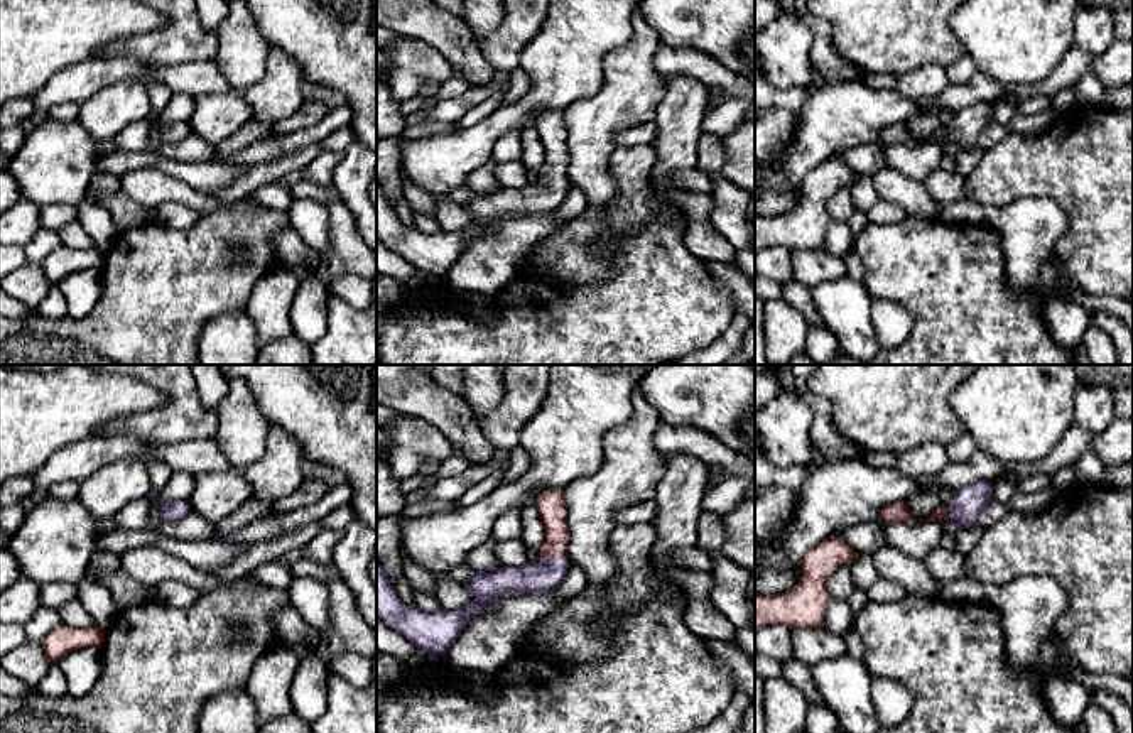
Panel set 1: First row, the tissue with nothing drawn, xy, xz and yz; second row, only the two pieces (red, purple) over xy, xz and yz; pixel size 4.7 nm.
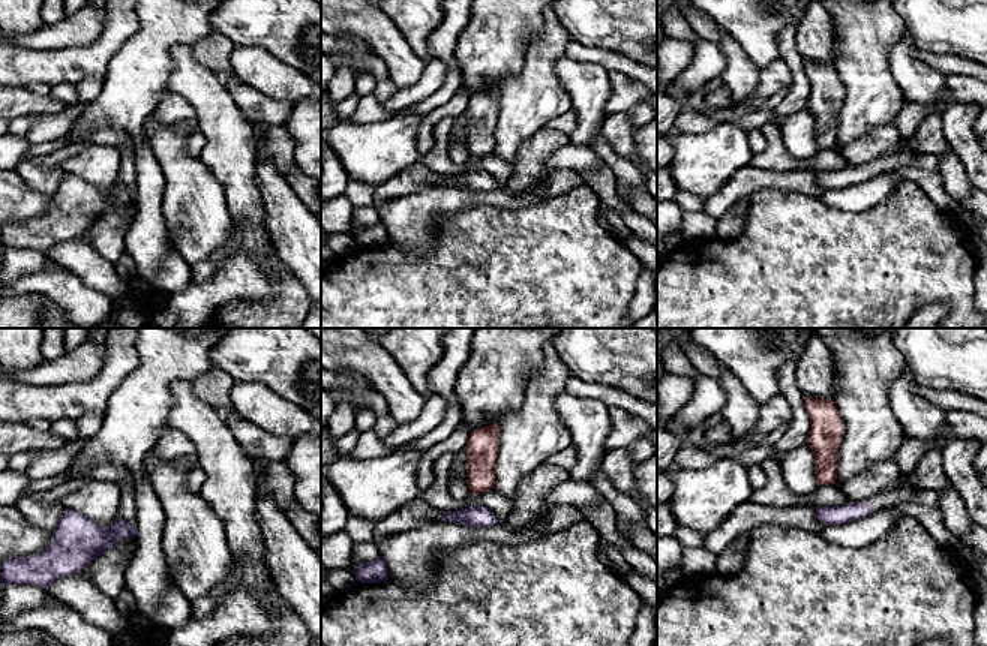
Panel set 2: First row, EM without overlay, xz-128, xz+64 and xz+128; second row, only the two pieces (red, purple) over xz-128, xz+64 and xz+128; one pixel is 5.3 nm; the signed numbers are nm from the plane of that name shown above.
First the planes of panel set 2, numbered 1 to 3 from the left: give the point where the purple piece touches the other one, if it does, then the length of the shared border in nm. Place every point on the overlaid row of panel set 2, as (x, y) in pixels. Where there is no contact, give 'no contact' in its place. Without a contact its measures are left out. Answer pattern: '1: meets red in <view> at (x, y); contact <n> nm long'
1: no contact
2: no contact
3: no contact

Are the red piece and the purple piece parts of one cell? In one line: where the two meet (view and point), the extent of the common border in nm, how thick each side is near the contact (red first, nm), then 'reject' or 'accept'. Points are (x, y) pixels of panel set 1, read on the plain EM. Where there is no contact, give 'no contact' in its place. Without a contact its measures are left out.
contact xz (552, 178); length 140 nm; calibres 140 and 160 nm; accept

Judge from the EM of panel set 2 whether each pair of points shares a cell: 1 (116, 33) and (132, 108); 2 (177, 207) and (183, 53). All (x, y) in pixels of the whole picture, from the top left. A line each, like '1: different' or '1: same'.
1: different
2: different

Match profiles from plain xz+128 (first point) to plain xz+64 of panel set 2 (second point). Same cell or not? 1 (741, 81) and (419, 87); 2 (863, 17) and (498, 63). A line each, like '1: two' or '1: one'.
1: two
2: two

